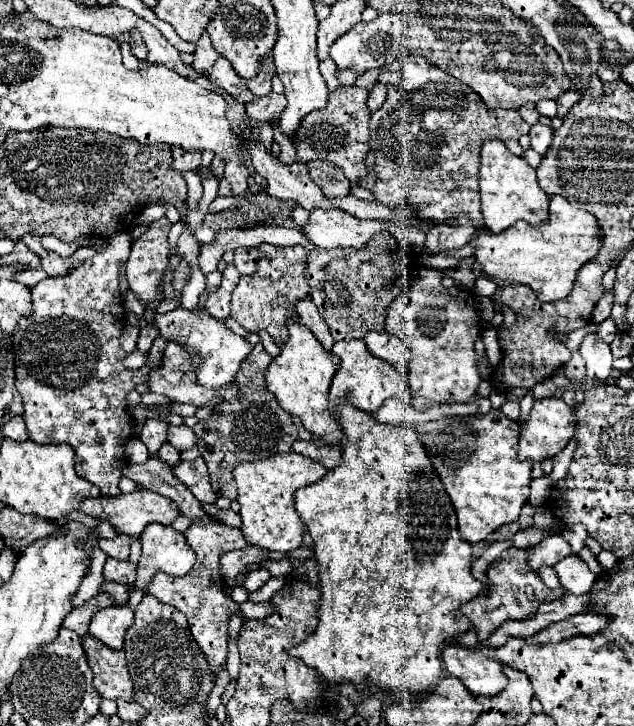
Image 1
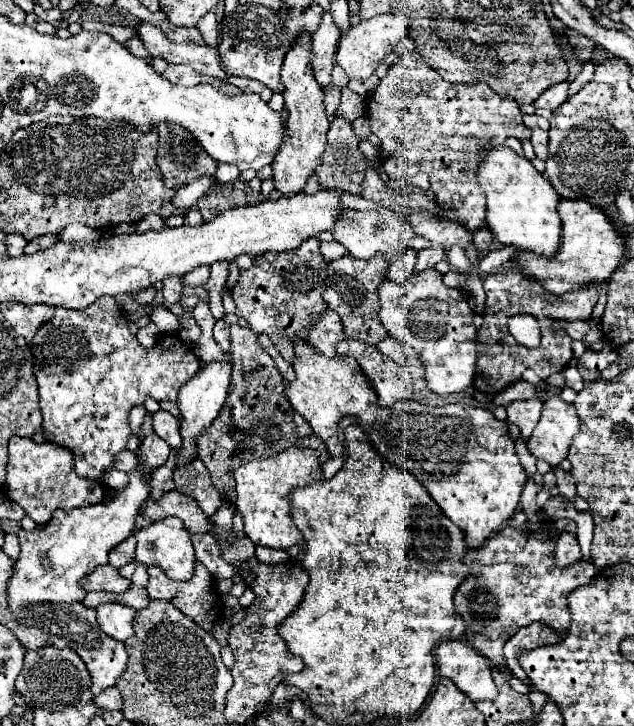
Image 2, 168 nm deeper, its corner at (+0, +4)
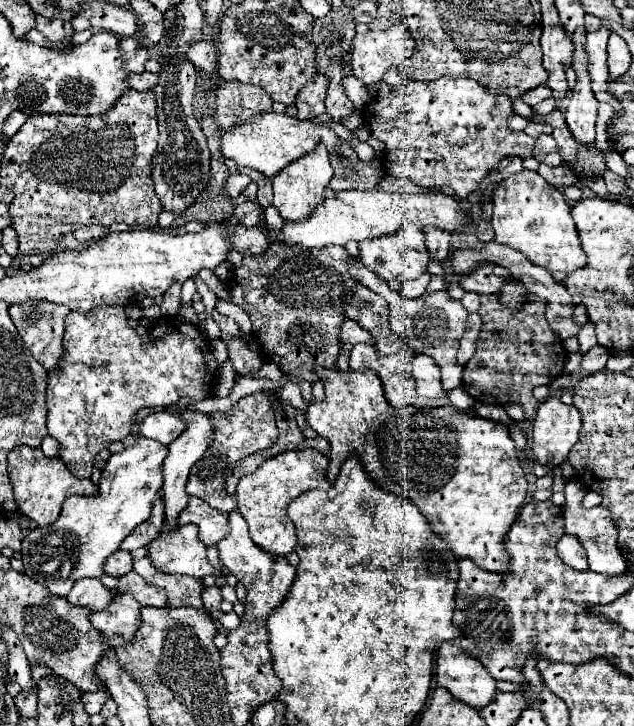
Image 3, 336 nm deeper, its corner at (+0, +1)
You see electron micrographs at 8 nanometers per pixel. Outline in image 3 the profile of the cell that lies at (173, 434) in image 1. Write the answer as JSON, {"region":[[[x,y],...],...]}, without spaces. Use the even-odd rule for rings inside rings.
{"region":[[[159,411],[151,413],[149,417],[143,419],[141,423],[141,435],[149,439],[157,439],[163,445],[169,445],[179,433],[183,431],[183,421],[179,419],[177,413],[171,411]]]}

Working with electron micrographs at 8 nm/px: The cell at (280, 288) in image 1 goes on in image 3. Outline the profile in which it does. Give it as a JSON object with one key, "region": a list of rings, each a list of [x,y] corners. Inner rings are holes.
{"region":[[[273,243],[267,249],[263,259],[247,259],[243,257],[241,267],[237,267],[231,275],[231,301],[239,305],[249,317],[253,325],[253,335],[261,343],[267,357],[279,365],[279,369],[287,375],[317,381],[313,367],[323,365],[325,369],[335,369],[335,361],[339,355],[339,325],[345,319],[343,303],[347,303],[347,295],[351,299],[351,287],[355,287],[355,279],[347,275],[345,261],[349,259],[343,247],[321,247],[321,249],[303,249],[303,247],[287,247],[283,243]]]}

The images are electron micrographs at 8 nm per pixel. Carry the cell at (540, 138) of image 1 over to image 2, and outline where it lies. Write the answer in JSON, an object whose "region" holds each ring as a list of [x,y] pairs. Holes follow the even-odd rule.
{"region":[[[535,128],[535,130],[533,130],[533,136],[531,136],[531,144],[533,144],[533,148],[535,148],[537,158],[541,158],[541,160],[547,160],[547,156],[549,156],[547,142],[549,142],[547,132],[541,130],[541,128]]]}

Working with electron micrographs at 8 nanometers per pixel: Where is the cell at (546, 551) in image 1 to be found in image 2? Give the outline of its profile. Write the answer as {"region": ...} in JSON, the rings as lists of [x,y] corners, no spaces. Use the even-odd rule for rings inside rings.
{"region":[[[561,532],[557,538],[555,562],[559,566],[569,566],[569,564],[575,564],[577,560],[581,560],[581,550],[579,550],[579,542],[577,542],[575,534]]]}

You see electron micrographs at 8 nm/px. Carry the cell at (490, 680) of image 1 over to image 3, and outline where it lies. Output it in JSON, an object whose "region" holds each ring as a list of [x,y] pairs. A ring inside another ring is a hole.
{"region":[[[441,643],[437,649],[435,679],[439,687],[449,689],[453,697],[475,709],[491,703],[497,691],[495,679],[483,663],[457,649],[453,643]]]}

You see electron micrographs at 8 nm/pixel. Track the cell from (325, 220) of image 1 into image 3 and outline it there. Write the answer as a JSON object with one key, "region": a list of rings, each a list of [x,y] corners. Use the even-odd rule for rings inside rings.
{"region":[[[407,225],[399,231],[395,231],[395,235],[383,235],[377,239],[361,241],[359,243],[359,259],[363,259],[363,263],[367,263],[367,267],[371,267],[371,271],[381,275],[383,279],[387,279],[387,281],[397,279],[397,281],[405,283],[409,279],[417,279],[427,269],[429,251],[425,247],[421,227]]]}

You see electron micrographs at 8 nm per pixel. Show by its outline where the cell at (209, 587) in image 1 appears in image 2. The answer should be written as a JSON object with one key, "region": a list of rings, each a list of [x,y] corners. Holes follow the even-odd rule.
{"region":[[[197,562],[195,566],[195,576],[187,582],[175,582],[171,578],[167,578],[159,568],[151,566],[147,568],[147,574],[149,574],[149,582],[147,582],[147,592],[151,598],[159,598],[159,600],[167,600],[169,604],[173,604],[175,608],[179,608],[185,616],[189,616],[191,620],[195,620],[201,628],[205,628],[207,632],[213,630],[213,624],[215,620],[221,616],[223,612],[223,602],[221,602],[221,596],[215,592],[215,588],[211,586],[211,574],[209,570]]]}

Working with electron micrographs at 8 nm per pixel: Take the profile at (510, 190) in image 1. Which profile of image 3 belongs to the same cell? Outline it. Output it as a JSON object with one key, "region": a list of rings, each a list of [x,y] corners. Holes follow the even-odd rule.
{"region":[[[521,171],[503,179],[493,191],[495,241],[521,251],[531,263],[549,269],[549,273],[571,273],[583,267],[583,249],[579,247],[571,207],[561,189],[549,185],[537,171]]]}

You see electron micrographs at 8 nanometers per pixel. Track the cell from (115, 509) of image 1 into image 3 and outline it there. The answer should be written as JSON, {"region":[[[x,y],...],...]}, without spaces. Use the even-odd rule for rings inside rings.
{"region":[[[191,497],[189,505],[179,513],[177,517],[179,525],[195,523],[199,527],[199,541],[203,545],[215,545],[219,539],[223,539],[223,533],[227,533],[227,517],[225,513],[219,513],[211,509],[203,499]]]}

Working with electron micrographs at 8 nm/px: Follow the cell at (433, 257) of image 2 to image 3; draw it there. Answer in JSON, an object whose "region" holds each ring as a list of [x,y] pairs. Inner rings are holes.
{"region":[[[427,271],[427,273],[421,273],[421,277],[417,277],[417,279],[413,279],[413,281],[405,281],[401,293],[403,293],[405,297],[419,297],[419,295],[423,295],[423,293],[427,291],[429,281],[431,281],[431,273],[429,273],[429,271]]]}

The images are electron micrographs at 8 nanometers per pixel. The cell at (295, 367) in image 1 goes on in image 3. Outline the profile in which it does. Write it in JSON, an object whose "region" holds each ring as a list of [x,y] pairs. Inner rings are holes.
{"region":[[[315,367],[315,375],[325,387],[325,399],[311,399],[305,409],[305,419],[317,435],[325,437],[331,445],[327,479],[335,481],[339,469],[347,455],[357,453],[367,475],[381,485],[385,491],[399,493],[405,499],[415,501],[423,515],[431,521],[437,535],[447,539],[451,551],[457,559],[469,557],[481,569],[487,571],[507,571],[509,555],[503,547],[503,537],[507,535],[511,523],[515,521],[519,507],[527,497],[527,479],[519,465],[515,443],[509,435],[507,425],[483,419],[479,415],[469,415],[451,405],[447,407],[403,407],[393,409],[383,397],[383,387],[375,371],[333,371],[325,367]]]}

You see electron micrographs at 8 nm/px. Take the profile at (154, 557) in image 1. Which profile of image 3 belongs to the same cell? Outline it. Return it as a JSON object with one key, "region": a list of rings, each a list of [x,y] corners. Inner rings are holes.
{"region":[[[181,525],[173,531],[161,531],[149,545],[147,557],[157,571],[169,575],[189,575],[203,579],[217,571],[207,563],[205,545],[197,539],[195,525]]]}

